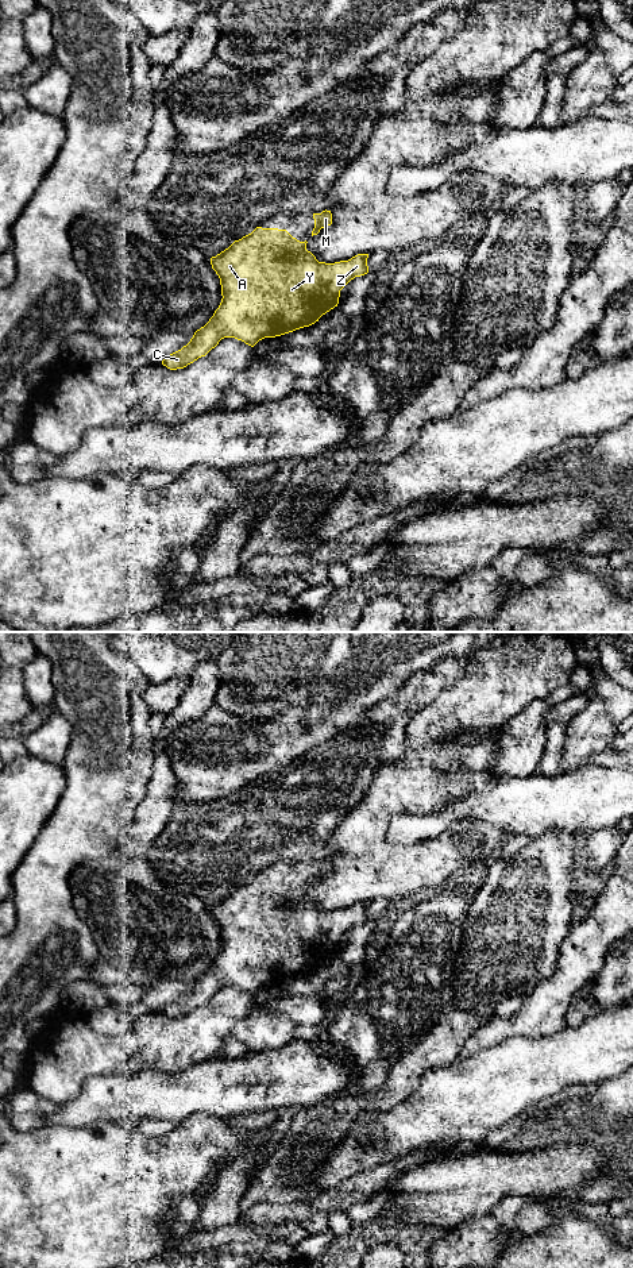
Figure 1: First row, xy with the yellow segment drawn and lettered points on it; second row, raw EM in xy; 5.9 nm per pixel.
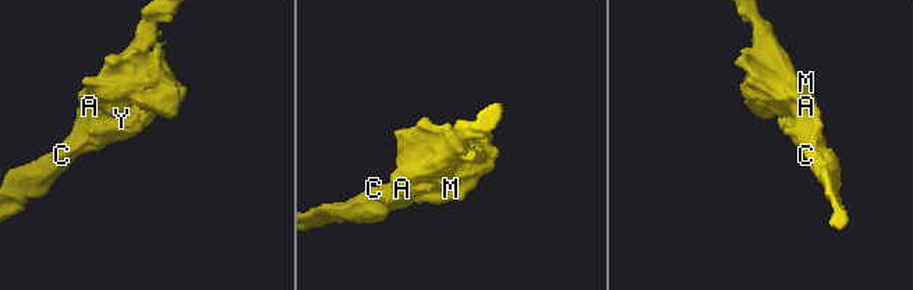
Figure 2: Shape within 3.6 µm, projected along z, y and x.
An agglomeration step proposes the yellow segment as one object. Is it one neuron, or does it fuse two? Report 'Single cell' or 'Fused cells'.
Single cell

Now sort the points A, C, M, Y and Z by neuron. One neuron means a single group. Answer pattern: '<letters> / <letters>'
A C M Y Z

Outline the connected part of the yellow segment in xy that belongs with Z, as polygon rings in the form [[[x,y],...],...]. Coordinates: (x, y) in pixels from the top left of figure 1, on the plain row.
[[[256,875],[251,882],[235,889],[228,897],[212,905],[212,917],[220,926],[221,951],[209,970],[194,980],[190,990],[166,1005],[162,1013],[170,1018],[184,1017],[198,1006],[205,1005],[224,986],[235,986],[254,995],[265,986],[275,986],[309,975],[319,970],[323,963],[337,955],[340,939],[351,928],[368,921],[368,902],[358,902],[348,909],[325,912],[319,910],[306,898],[306,891],[306,889],[297,889],[286,878]]]

